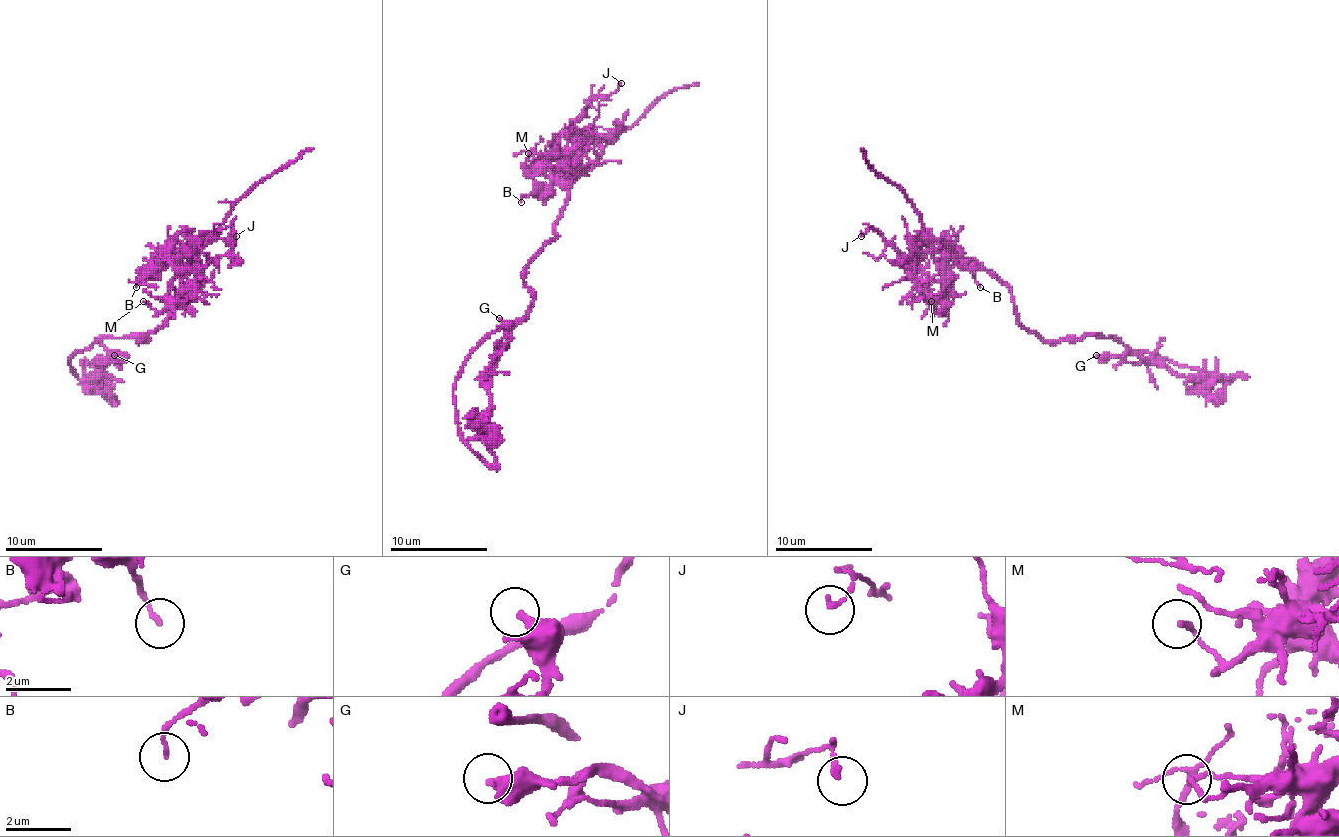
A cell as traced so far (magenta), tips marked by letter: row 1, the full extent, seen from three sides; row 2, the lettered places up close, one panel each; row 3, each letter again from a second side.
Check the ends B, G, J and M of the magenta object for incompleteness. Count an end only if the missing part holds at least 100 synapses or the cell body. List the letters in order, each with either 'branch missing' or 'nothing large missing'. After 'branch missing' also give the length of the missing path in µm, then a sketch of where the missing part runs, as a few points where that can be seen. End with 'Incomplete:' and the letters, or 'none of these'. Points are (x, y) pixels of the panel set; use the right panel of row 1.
B: nothing large missing
G: nothing large missing
J: nothing large missing
M: nothing large missing
Incomplete: none of these

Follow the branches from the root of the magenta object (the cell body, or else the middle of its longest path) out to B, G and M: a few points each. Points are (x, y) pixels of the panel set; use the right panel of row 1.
B: (1082, 335), (1041, 340), (1019, 321), (1011, 292), (985, 270), (968, 267), (963, 255), (963, 263), (980, 287)
G: (1082, 335), (1118, 338), (1133, 350), (1213, 372), (1223, 382), (1242, 377), (1177, 377), (1135, 355), (1096, 355)
M: (1082, 335), (1041, 340), (1019, 321), (1004, 284), (924, 246), (919, 292), (934, 311), (931, 301)

